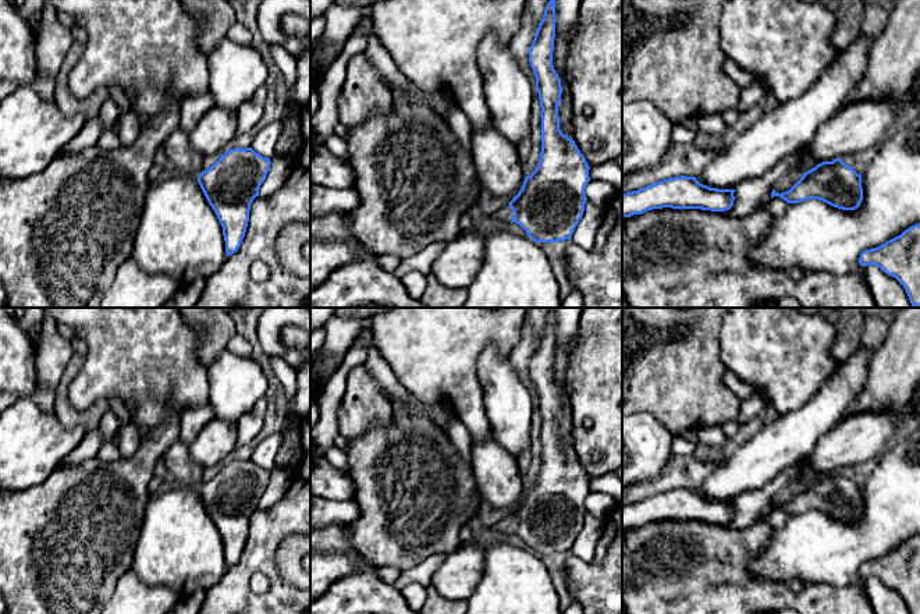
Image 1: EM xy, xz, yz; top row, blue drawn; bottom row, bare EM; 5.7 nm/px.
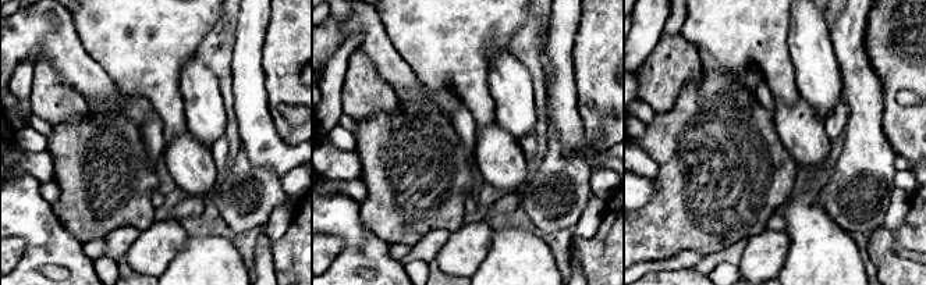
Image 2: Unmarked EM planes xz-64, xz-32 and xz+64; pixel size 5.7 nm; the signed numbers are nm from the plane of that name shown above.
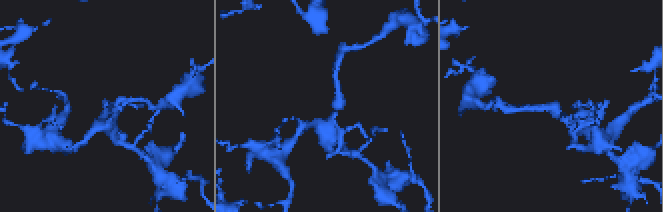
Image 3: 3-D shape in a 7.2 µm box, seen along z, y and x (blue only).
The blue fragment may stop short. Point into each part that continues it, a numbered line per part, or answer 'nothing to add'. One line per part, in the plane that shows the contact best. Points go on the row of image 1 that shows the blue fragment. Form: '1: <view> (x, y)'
1: xz (504, 215)

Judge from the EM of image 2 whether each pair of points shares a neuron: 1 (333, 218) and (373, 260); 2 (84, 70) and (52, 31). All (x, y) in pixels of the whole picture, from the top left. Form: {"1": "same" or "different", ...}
{"1": "same", "2": "same"}

